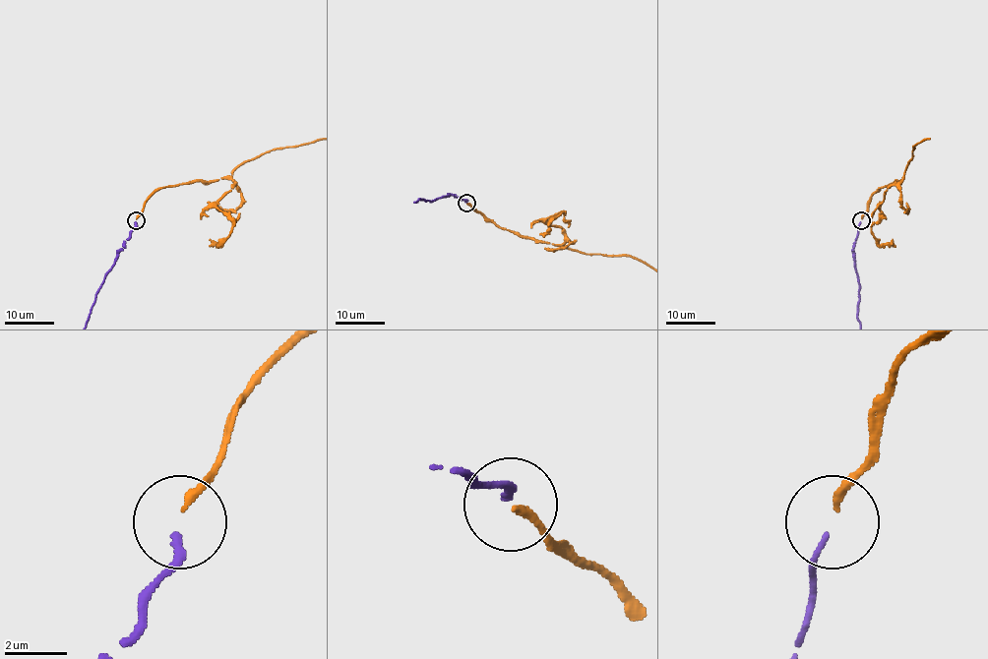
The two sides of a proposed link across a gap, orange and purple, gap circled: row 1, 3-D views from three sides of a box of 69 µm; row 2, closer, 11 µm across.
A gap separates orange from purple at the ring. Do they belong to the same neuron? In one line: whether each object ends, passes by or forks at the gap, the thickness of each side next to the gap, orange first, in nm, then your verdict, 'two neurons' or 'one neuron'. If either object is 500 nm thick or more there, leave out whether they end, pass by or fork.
orange ends; purple ends; calibres 240 and 190 nm; one neuron

